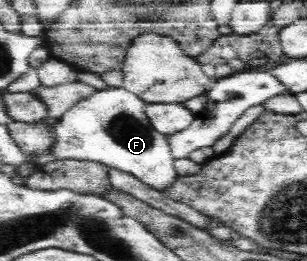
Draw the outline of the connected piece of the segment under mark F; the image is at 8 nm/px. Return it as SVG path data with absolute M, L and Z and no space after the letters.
M108 86L101 90L97 89L89 98L79 101L73 105L56 124L56 133L58 136L57 144L52 150L52 155L62 159L73 160L92 160L107 167L127 172L147 184L150 188L157 191L171 190L180 174L174 165L172 156L172 145L169 144L167 135L157 132L149 122L145 114L147 103L141 100L133 92L129 92L125 87Z

